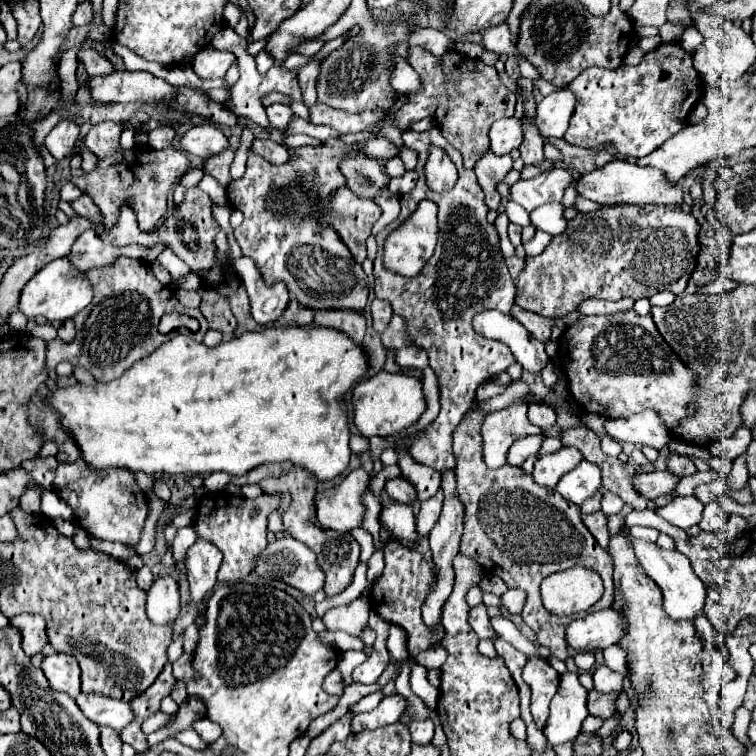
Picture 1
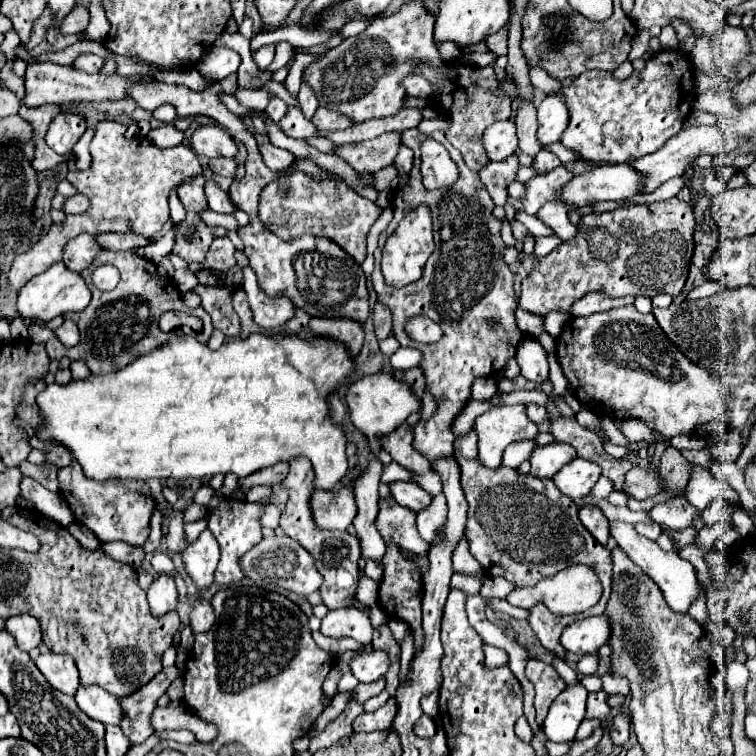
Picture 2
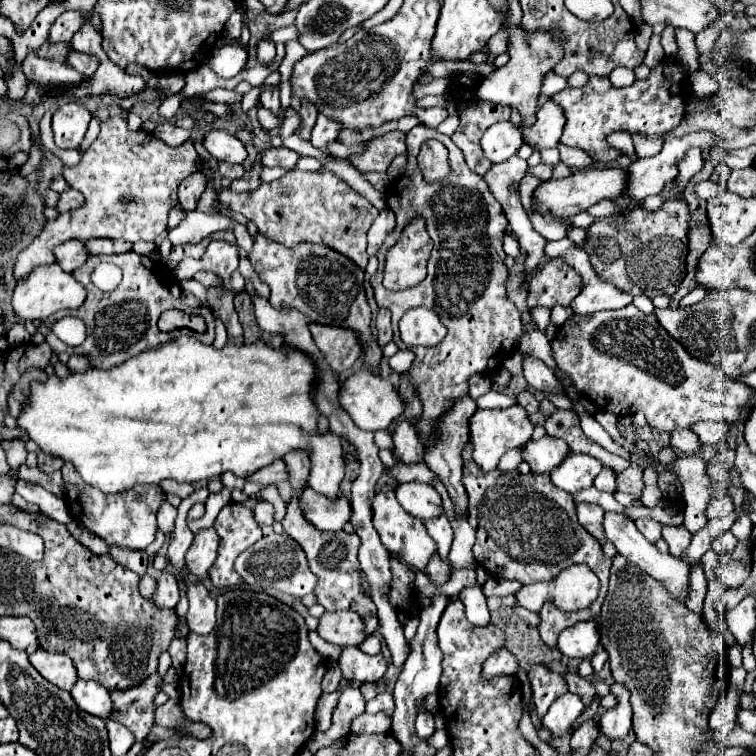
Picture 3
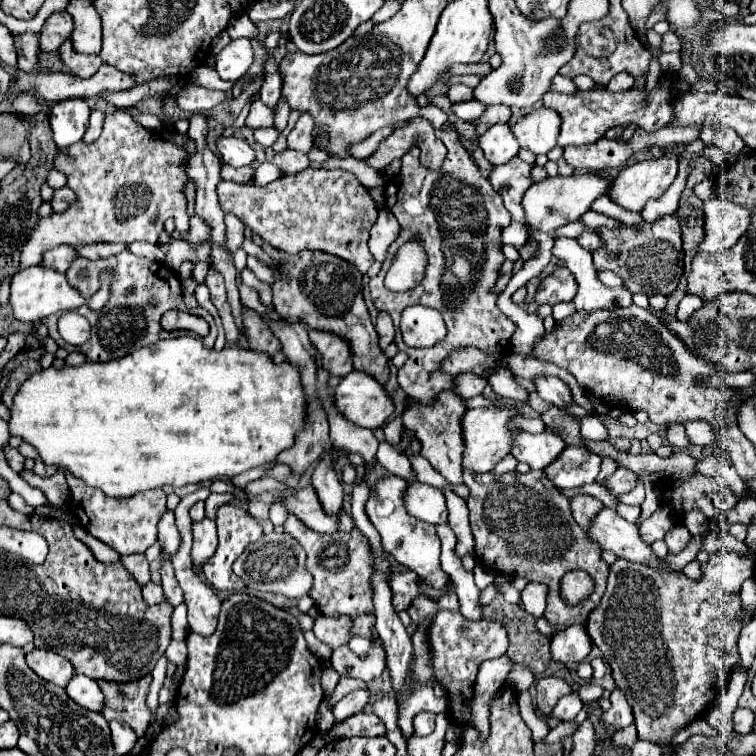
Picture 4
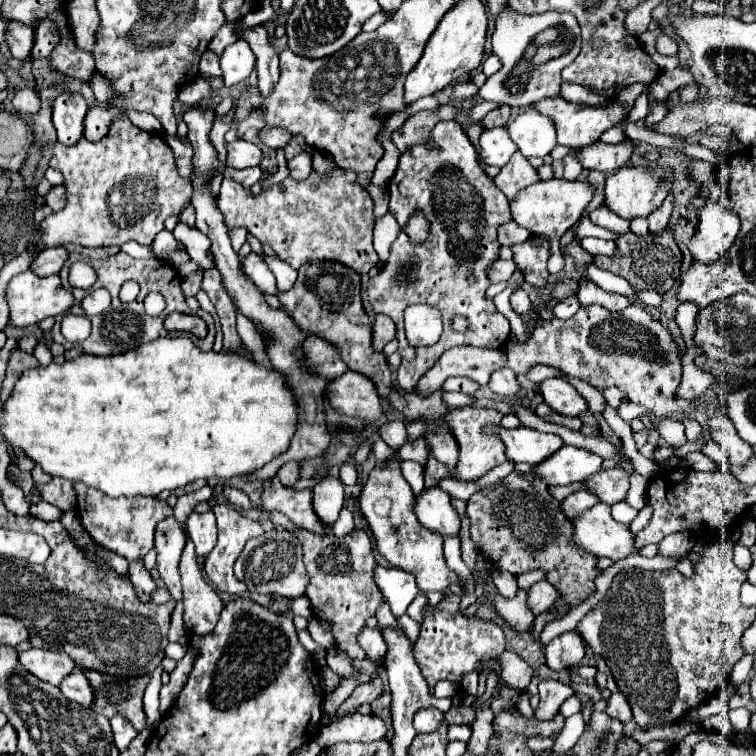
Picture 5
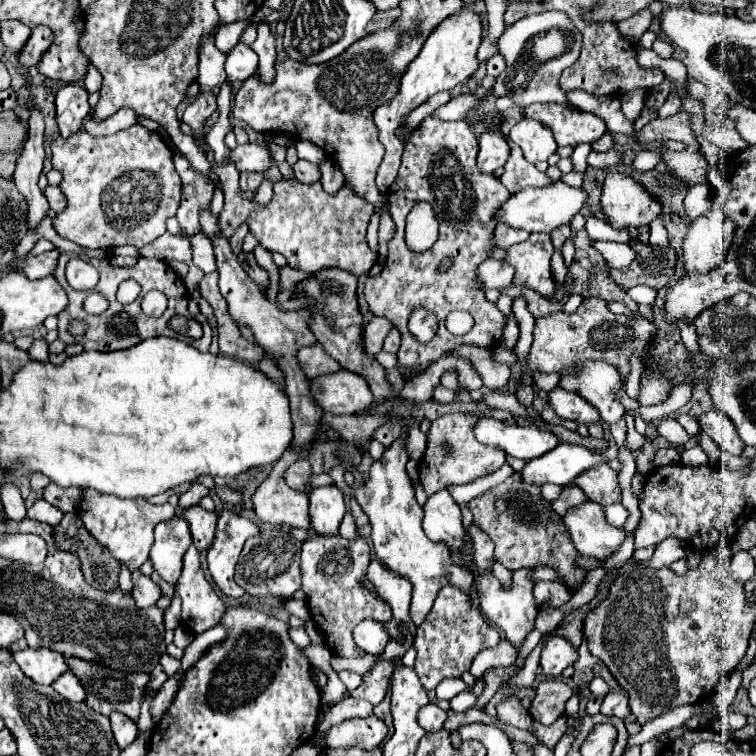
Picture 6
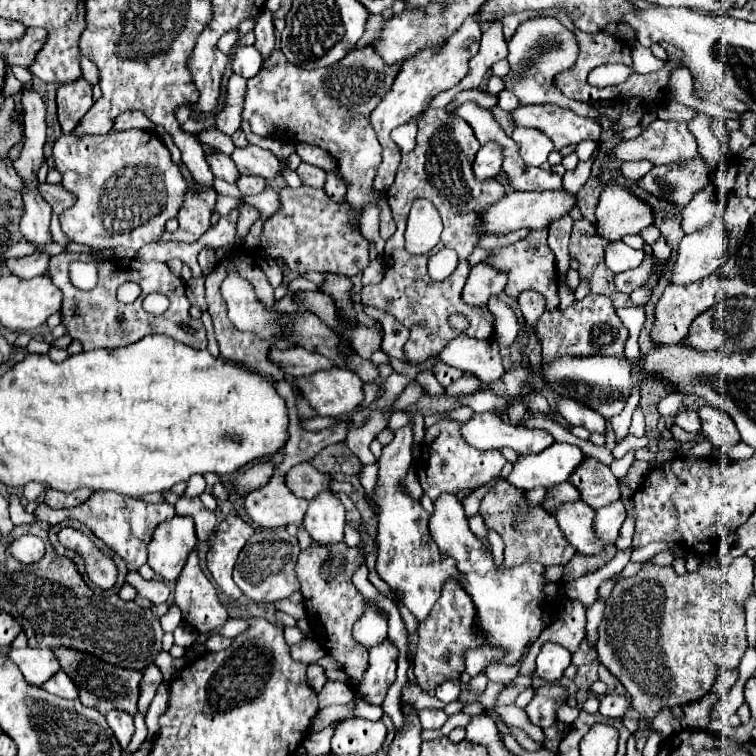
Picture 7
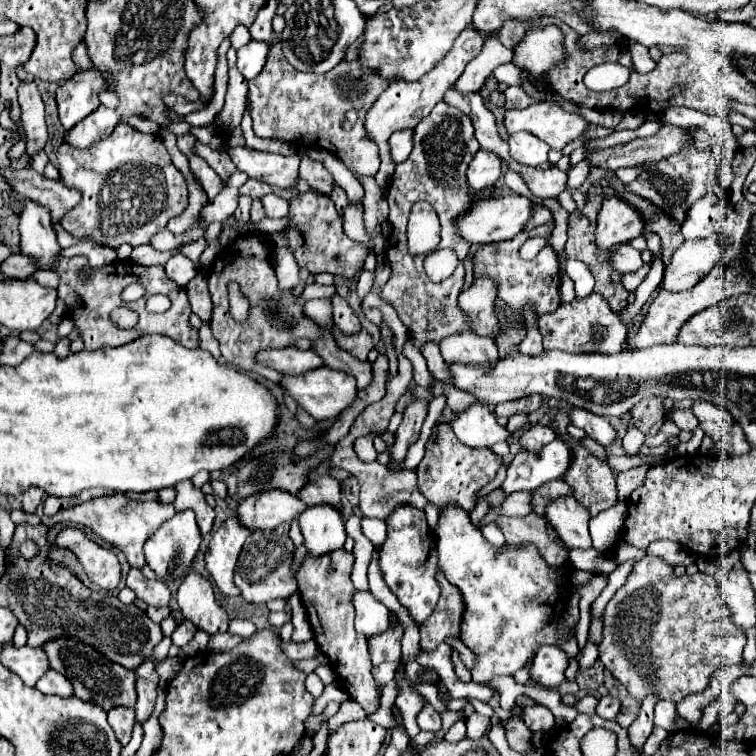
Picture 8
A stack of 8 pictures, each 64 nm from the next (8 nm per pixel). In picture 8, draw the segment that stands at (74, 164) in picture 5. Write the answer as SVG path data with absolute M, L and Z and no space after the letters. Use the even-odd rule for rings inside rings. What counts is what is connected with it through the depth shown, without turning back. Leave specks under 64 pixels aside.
M118 124L108 138L98 140L88 148L74 148L64 140L56 150L56 160L62 182L82 194L80 204L60 220L62 228L78 240L92 240L110 248L118 248L122 244L136 248L148 244L156 232L166 228L170 218L182 214L188 206L186 180L182 172L172 164L170 154L158 134L142 134L126 124Z

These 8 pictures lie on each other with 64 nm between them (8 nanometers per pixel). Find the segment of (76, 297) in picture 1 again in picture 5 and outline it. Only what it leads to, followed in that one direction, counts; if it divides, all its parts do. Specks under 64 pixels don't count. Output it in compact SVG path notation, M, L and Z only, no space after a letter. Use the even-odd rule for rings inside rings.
M26 270L26 272L22 272L10 280L6 298L8 298L8 306L10 306L10 320L16 326L30 326L30 324L36 324L48 316L66 314L68 308L74 306L74 296L70 290L66 290L62 286L58 274L40 278L32 270ZM101 288L101 296L90 294L82 300L81 304L87 316L100 315L110 307L111 296L106 289Z

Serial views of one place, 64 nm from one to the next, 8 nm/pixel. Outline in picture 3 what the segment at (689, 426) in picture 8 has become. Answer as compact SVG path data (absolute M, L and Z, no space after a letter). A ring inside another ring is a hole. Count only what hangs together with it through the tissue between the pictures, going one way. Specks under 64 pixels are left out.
M700 422L696 426L692 426L692 432L698 434L702 444L720 444L722 438L726 438L726 434L730 432L730 426L726 422Z

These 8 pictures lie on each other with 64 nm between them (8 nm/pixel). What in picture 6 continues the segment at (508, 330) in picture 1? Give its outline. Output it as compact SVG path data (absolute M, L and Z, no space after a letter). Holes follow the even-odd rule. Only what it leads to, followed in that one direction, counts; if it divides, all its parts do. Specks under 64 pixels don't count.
M560 384L554 390L548 390L548 404L560 418L574 420L578 424L596 422L600 418L596 408L592 408L592 404L588 404L580 394L564 390Z

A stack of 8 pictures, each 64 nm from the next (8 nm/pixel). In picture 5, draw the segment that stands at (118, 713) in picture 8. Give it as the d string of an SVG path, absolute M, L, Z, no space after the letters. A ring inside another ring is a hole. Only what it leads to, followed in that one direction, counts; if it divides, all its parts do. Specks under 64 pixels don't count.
M114 716L110 718L110 724L112 724L112 732L114 732L114 744L120 752L124 752L130 742L136 738L136 730L132 728L132 724L128 724L128 720L124 720L122 716Z

